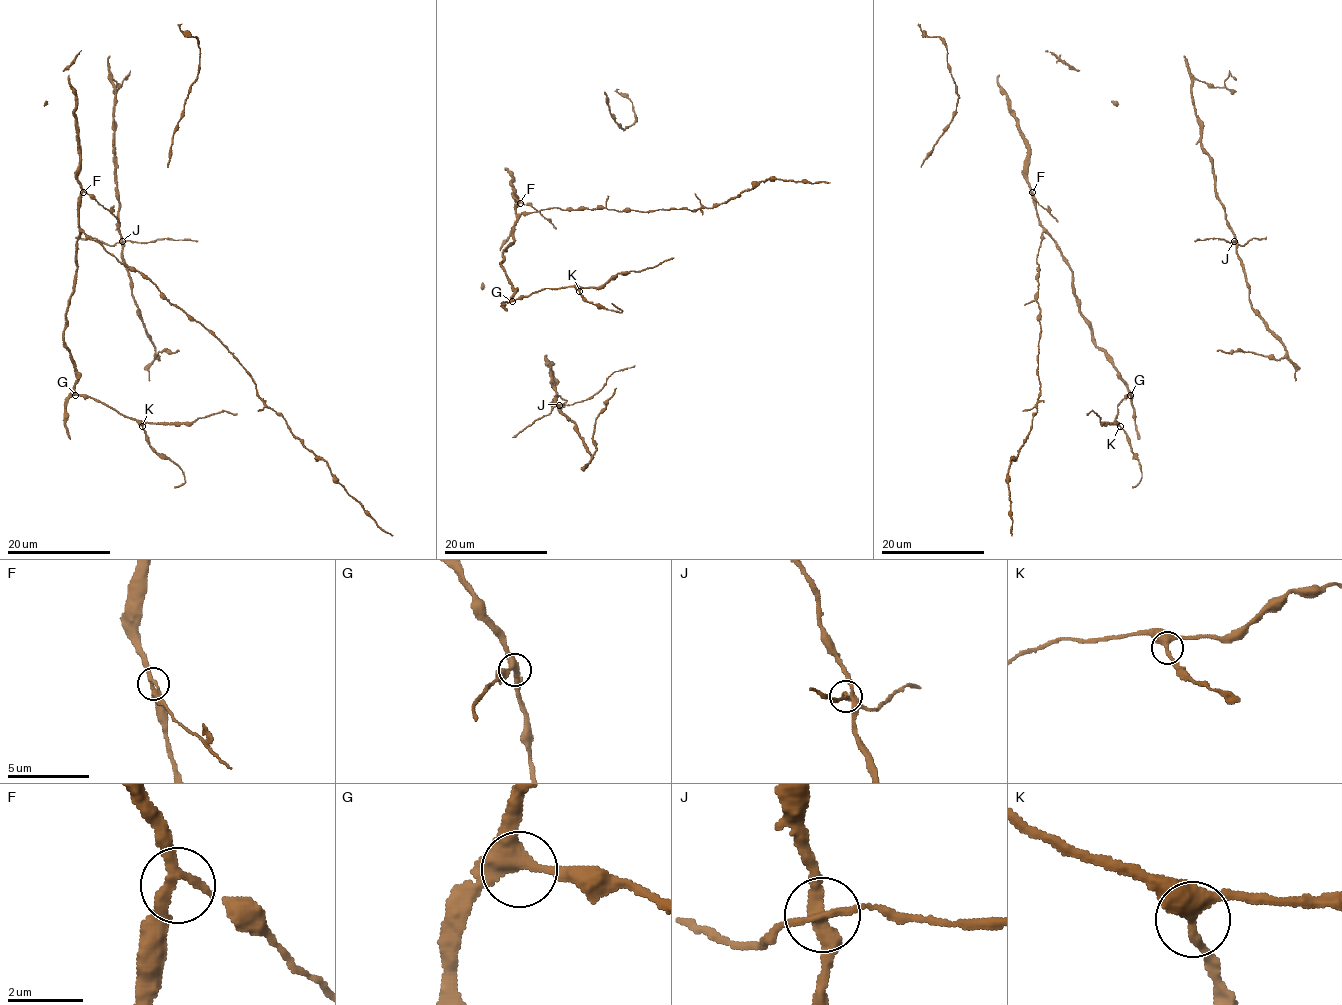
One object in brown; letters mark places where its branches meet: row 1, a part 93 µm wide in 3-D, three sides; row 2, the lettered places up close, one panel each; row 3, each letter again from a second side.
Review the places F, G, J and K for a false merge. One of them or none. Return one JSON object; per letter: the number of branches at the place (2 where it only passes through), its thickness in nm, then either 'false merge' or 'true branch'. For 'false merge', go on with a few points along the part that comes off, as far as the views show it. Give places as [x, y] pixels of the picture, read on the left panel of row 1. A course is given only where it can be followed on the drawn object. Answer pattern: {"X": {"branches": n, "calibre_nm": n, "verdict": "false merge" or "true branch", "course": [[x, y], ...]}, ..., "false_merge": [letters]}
{"F": {"branches": 3, "calibre_nm": 240, "verdict": "true branch"}, "G": {"branches": 3, "calibre_nm": 400, "verdict": "true branch"}, "J": {"branches": 4, "calibre_nm": 280, "verdict": "false merge", "course": [[121, 242], [154, 242], [164, 238], [198, 240]]}, "K": {"branches": 3, "calibre_nm": 320, "verdict": "true branch"}, "false_merge": ["J"]}

